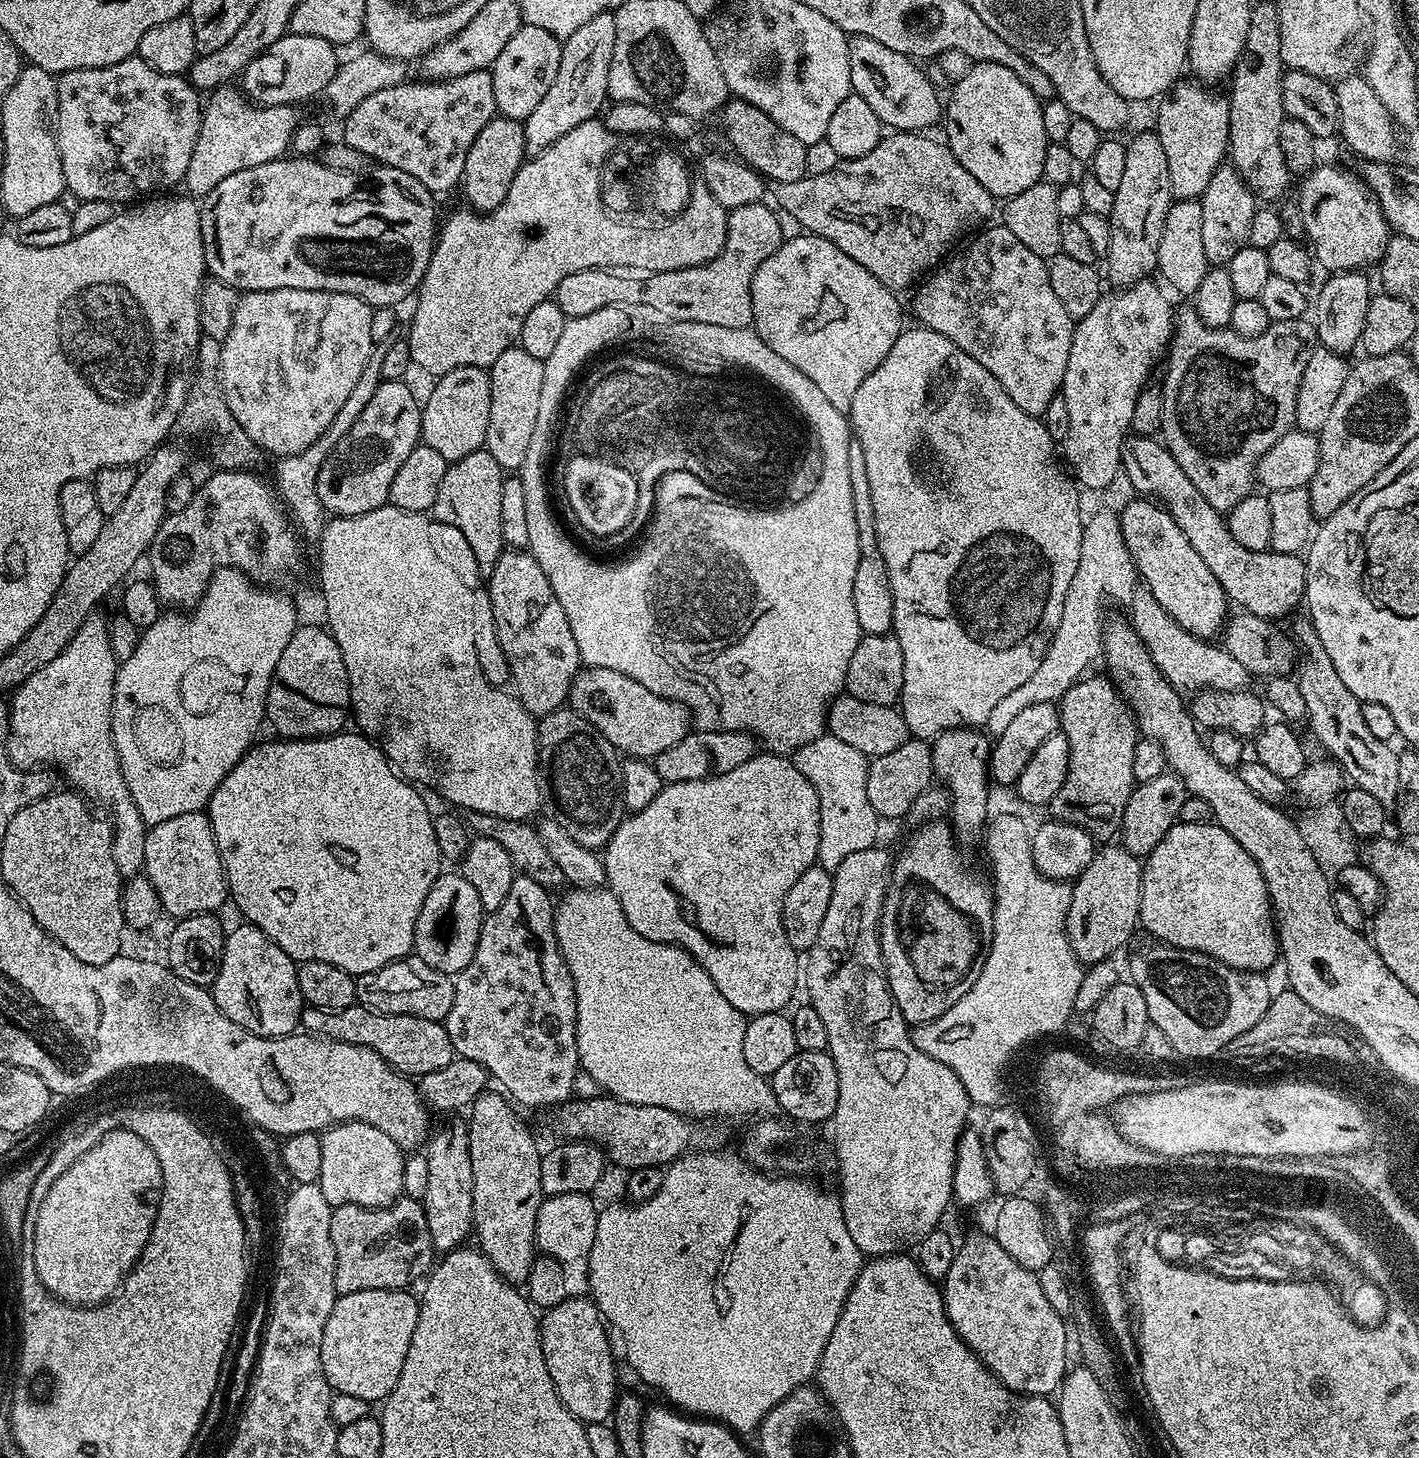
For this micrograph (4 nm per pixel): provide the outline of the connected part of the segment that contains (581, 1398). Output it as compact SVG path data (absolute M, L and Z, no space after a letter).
M569 1295L568 1299L558 1302L558 1306L547 1309L539 1317L540 1341L542 1354L546 1358L546 1370L550 1370L550 1378L554 1382L554 1390L558 1398L574 1414L577 1420L585 1425L603 1424L611 1421L612 1408L616 1404L618 1385L615 1370L618 1363L617 1357L612 1357L613 1341L609 1340L606 1331L606 1321L600 1315L600 1307L587 1295Z

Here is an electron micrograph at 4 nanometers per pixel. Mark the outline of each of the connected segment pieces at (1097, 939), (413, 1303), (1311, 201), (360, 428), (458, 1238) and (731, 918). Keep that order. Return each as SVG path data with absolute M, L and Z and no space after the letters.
M1106 844L1099 847L1090 865L1071 885L1071 902L1066 922L1067 936L1077 960L1086 966L1113 957L1116 950L1123 945L1125 947L1133 939L1133 932L1139 925L1143 865L1139 857L1125 850L1123 845L1114 845Z
M387 1288L337 1295L336 1305L330 1310L330 1318L326 1318L326 1330L322 1334L322 1370L328 1385L337 1393L354 1395L369 1402L383 1401L392 1393L398 1374L402 1374L402 1362L406 1362L406 1350L410 1350L410 1338L414 1338L414 1326L418 1326L420 1302L410 1293Z
M1317 166L1303 177L1298 194L1305 237L1315 263L1329 273L1359 272L1379 265L1390 239L1390 227L1371 188L1344 168Z
M386 380L374 390L374 398L366 405L366 410L358 414L358 422L350 426L346 438L334 446L334 450L322 462L322 470L318 472L318 498L325 513L337 516L357 516L366 514L375 508L383 508L388 503L390 482L394 482L394 474L402 467L402 462L410 458L410 450L414 450L420 434L421 401L407 388L404 380Z
M452 1118L449 1124L431 1133L426 1144L429 1178L422 1201L426 1222L430 1226L432 1247L437 1253L453 1252L473 1235L472 1211L474 1210L474 1170L470 1166L468 1125L463 1119Z
M757 754L750 758L750 762L742 762L742 766L730 770L730 774L698 782L665 784L658 798L654 798L654 802L650 802L646 810L625 815L602 852L608 879L606 887L614 894L614 898L618 898L618 902L622 902L622 914L626 914L626 922L630 922L630 926L634 926L634 930L638 930L642 938L661 939L663 935L660 934L660 908L664 908L664 924L668 929L665 930L663 939L668 942L675 941L681 948L687 950L703 966L706 974L714 978L714 986L722 990L726 1002L730 1002L730 1006L743 1012L745 1017L784 1012L796 992L796 983L799 980L801 983L802 960L796 948L790 946L790 941L786 939L786 930L782 926L782 906L786 894L790 894L790 886L794 886L794 882L798 882L798 878L802 878L802 874L806 874L806 870L817 863L819 837L820 807L814 786L806 782L806 778L793 766L787 755Z

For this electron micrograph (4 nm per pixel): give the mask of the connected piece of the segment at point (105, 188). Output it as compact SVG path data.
M139 55L129 56L122 62L114 62L114 66L102 66L101 68L87 68L86 70L70 70L59 73L56 81L56 119L54 127L56 130L56 145L62 158L62 174L65 175L64 187L69 193L76 195L77 201L101 200L119 205L120 200L136 202L141 198L151 197L153 194L163 193L165 190L172 190L175 184L179 185L186 174L186 166L190 166L190 154L194 154L194 142L198 142L198 130L200 129L200 118L202 115L201 93L192 85L191 80L183 75L171 76L154 70L140 59Z

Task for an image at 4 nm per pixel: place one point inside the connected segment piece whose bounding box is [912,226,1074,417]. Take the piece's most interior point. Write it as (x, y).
(994, 300)

